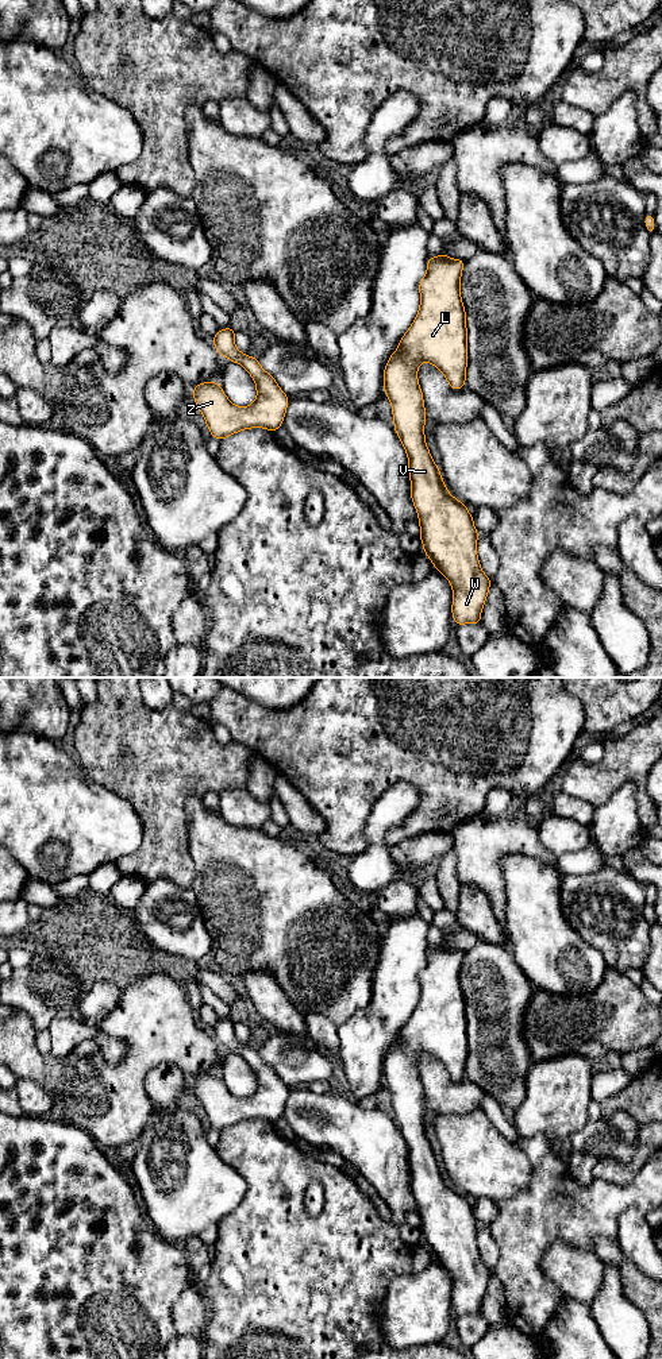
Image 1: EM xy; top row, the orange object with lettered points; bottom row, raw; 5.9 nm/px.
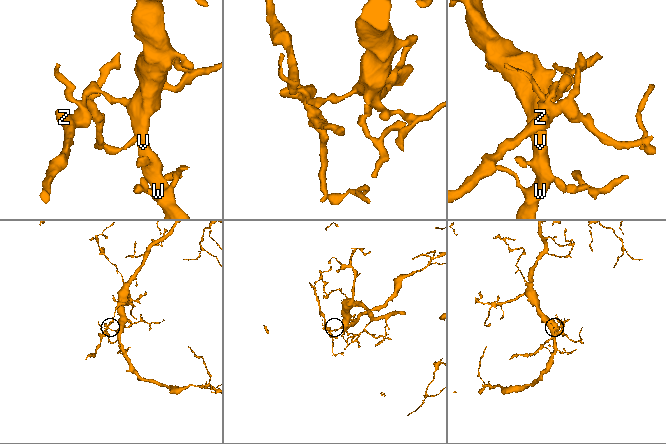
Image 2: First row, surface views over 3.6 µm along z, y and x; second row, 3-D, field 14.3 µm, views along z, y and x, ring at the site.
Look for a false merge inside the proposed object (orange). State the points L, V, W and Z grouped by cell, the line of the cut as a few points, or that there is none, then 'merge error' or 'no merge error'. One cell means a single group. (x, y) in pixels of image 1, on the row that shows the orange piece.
groups L V W / Z; cut xy (396, 352), (389, 361); merge error

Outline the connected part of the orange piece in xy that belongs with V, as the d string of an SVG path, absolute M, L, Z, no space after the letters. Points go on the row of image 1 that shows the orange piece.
M446 252L427 259L427 273L419 282L420 306L415 321L401 337L396 356L384 368L384 391L392 404L394 431L408 456L411 498L419 516L423 551L453 587L451 613L455 625L481 623L481 611L492 583L478 561L473 516L465 503L454 498L444 486L439 467L434 463L426 444L426 409L417 381L417 368L428 362L440 370L453 390L466 385L467 329L466 312L461 298L461 275L465 262L451 259Z

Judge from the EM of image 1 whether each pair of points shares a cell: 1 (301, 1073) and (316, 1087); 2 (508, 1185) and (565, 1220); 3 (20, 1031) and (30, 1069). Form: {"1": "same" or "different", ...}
{"1": "different", "2": "different", "3": "same"}

